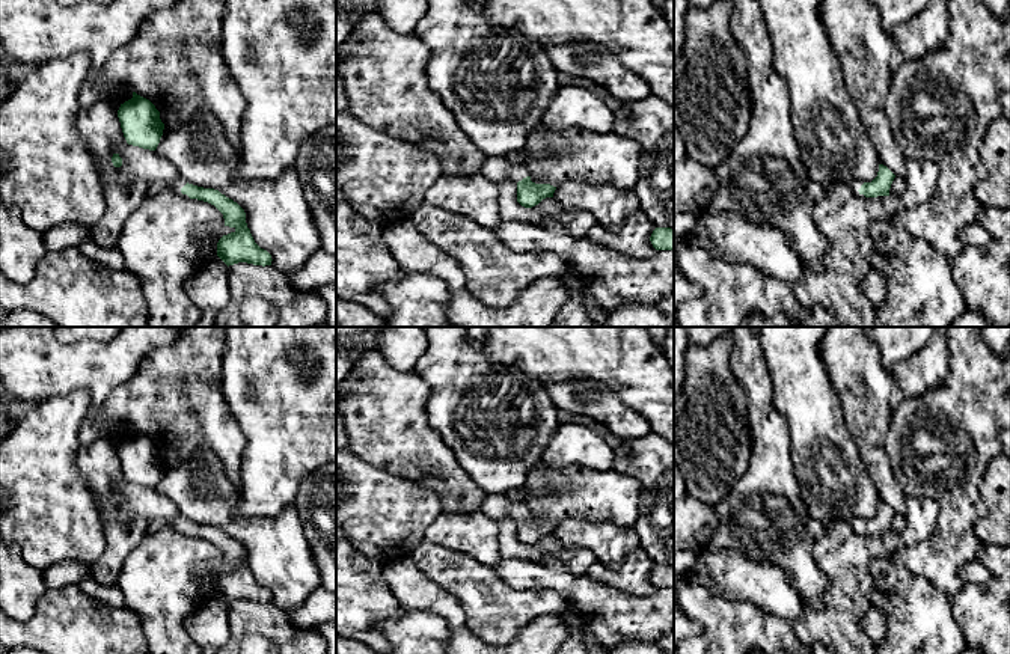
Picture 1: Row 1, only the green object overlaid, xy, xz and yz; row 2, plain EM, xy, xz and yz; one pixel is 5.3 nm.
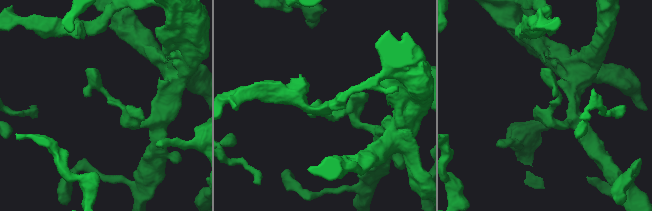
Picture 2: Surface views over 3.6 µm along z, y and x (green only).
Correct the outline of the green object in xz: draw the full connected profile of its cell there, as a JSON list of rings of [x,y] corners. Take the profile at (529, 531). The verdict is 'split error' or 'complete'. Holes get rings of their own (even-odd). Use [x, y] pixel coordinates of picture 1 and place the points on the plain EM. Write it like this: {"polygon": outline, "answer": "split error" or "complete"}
{"polygon": [[[487,494],[481,512],[491,520],[513,517],[517,521],[517,539],[525,546],[538,542],[546,535],[553,535],[556,524],[550,521],[535,521],[523,502],[513,502],[507,494]]], "answer": "split error"}

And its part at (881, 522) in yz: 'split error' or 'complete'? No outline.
split error

